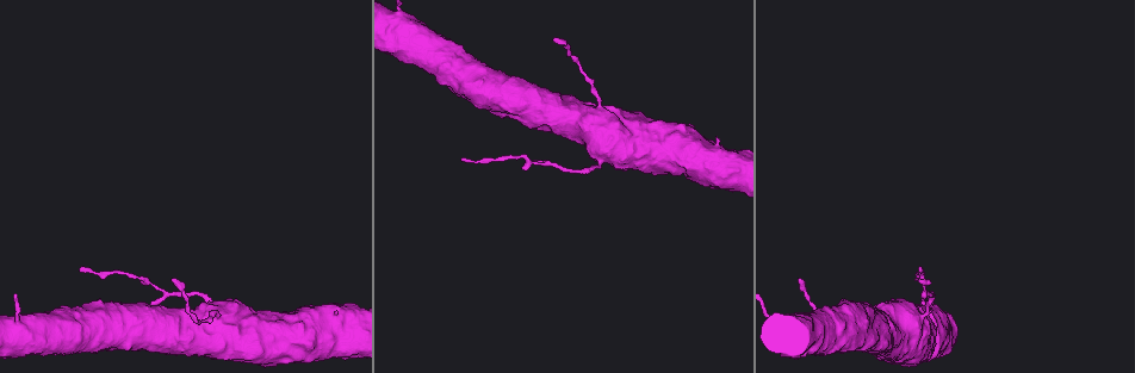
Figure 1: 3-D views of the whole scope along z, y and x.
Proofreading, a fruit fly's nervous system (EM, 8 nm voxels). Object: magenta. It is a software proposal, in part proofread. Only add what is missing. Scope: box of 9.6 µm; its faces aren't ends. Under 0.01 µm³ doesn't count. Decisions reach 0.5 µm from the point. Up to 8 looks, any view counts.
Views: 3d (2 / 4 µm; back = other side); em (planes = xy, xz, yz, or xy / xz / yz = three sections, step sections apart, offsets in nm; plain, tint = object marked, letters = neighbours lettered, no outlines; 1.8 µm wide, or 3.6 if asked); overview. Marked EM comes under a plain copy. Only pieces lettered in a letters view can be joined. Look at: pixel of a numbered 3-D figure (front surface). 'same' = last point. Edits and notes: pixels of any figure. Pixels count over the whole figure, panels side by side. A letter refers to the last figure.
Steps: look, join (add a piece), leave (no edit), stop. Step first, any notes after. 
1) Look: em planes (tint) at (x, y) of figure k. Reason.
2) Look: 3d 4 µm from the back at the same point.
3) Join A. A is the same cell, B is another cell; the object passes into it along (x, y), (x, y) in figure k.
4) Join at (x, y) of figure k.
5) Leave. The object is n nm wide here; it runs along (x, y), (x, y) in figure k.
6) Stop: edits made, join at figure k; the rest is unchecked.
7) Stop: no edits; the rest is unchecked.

Look: em planes (letters) at (553, 38) of figure 1. Branch stops here.

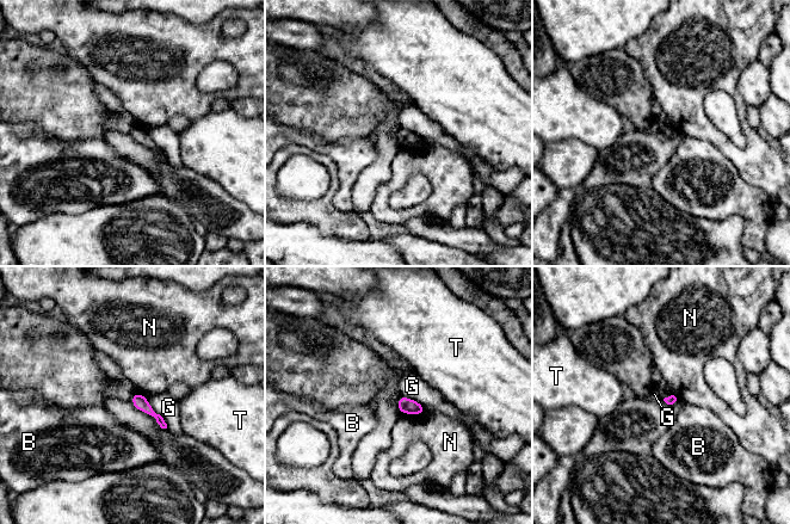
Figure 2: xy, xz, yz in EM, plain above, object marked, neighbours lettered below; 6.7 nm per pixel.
Leave. B, G, N and T are other cells; a border runs along (143, 395), (167, 426) in figure 2; none of them fits.

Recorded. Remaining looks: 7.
Look: em planes (letters) at (913, 323) of figure 1. Calibre changes.

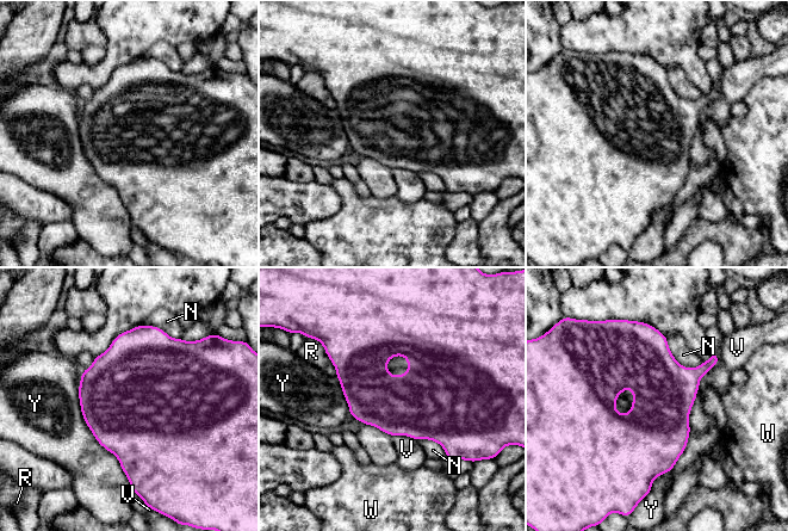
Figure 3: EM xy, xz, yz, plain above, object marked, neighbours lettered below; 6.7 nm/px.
Leave. N, R, V, W and Y are other cells; a border runs along (719, 352), (719, 362), (697, 387) in figure 3; none of them fits.

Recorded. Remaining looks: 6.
Look: em xy step 16 (letters) at (919, 270) of figure 1. Branch stops here.

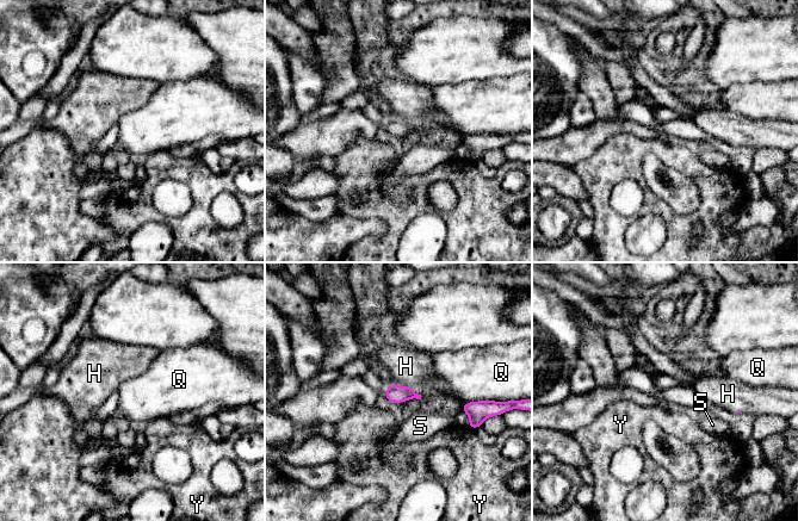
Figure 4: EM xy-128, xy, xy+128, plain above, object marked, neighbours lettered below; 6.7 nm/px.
Look: em planes (letters) at the same point. Another direction.

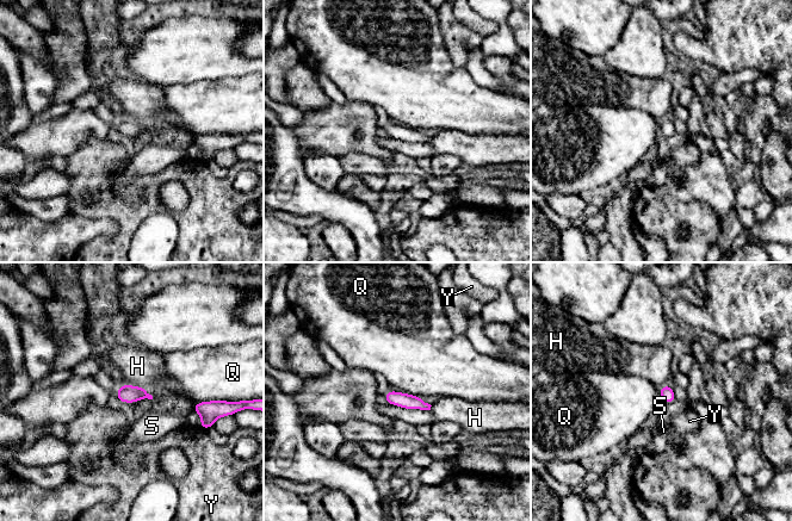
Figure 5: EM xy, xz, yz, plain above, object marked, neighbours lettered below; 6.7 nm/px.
Leave. The longest contact is with H, 170 nm; H, Q, S and Y are other cells; it runs along (388, 397), (415, 402), (427, 407) in figure 5; no lettered piece goes on from it.

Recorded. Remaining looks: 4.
Stop: no edits; the rest is unchecked.

